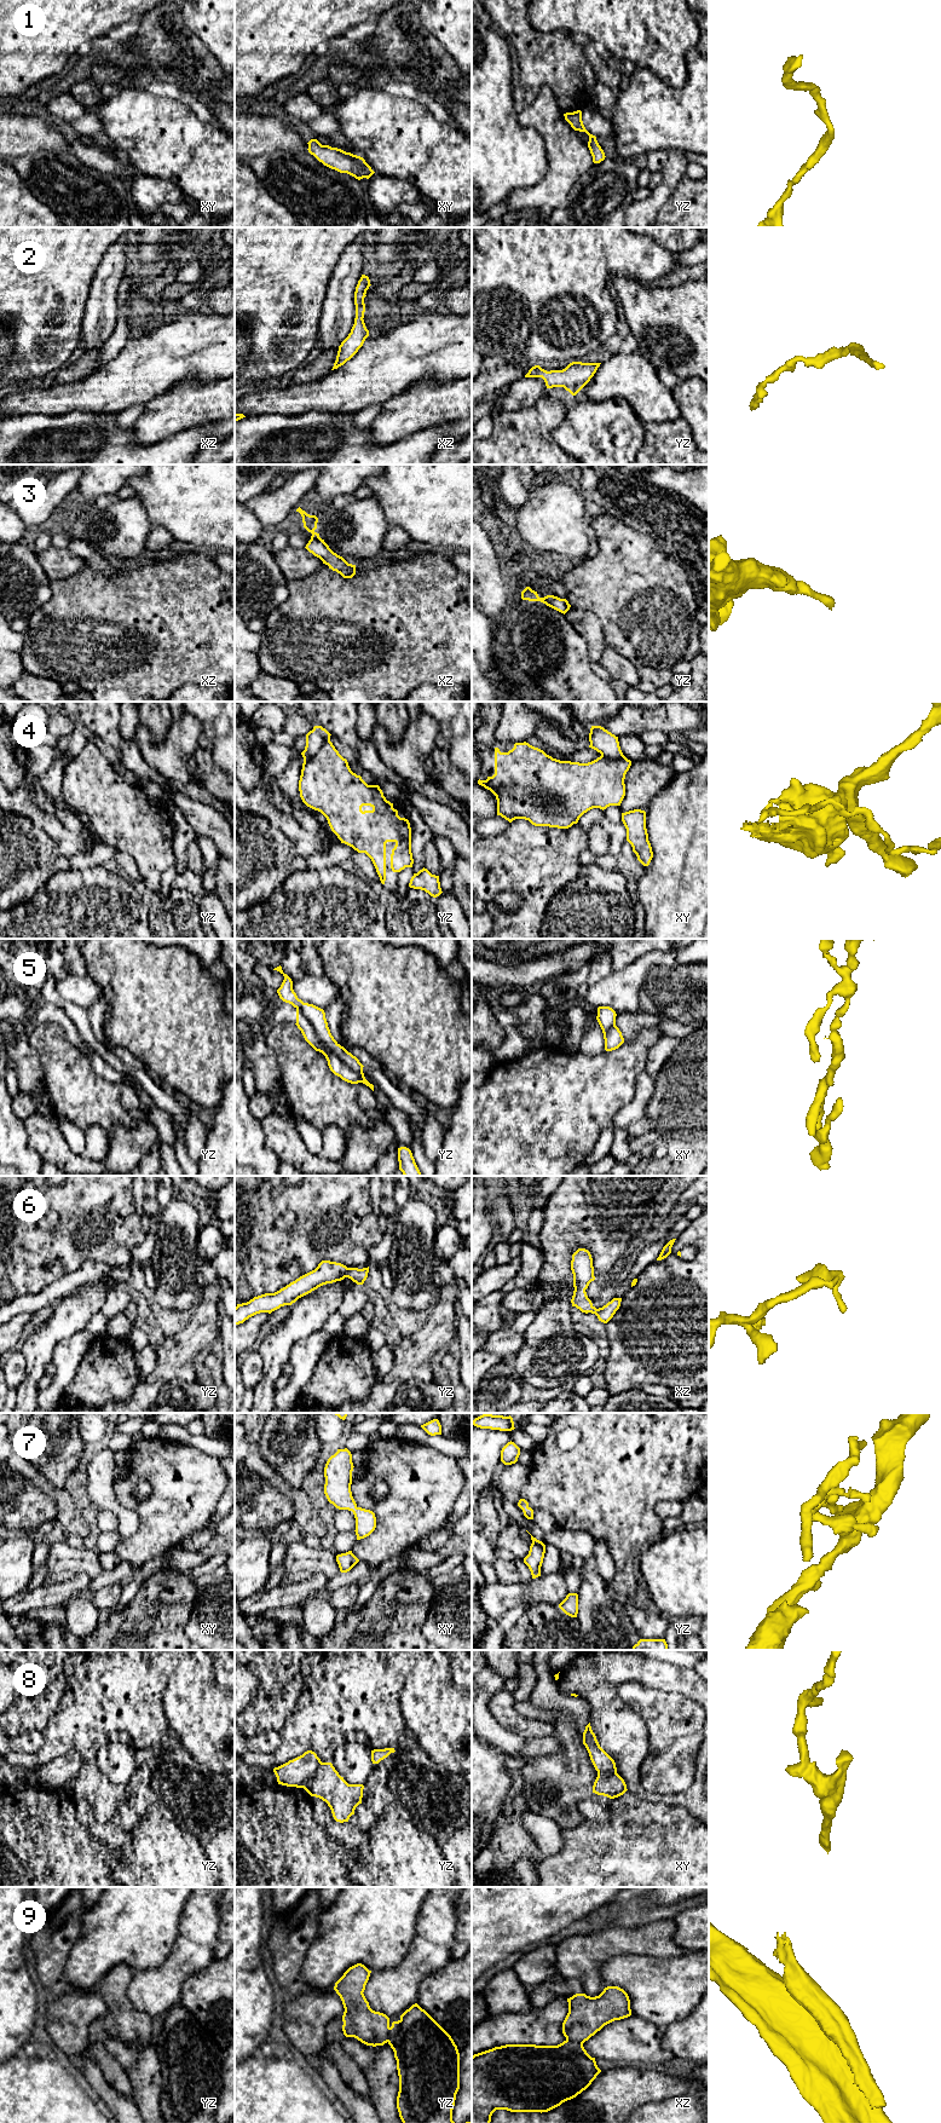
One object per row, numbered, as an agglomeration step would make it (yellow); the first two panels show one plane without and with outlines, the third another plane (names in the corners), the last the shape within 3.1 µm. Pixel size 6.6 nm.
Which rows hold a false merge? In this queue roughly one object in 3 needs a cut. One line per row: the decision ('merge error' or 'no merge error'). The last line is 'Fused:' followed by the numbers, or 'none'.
1: no merge error
2: no merge error
3: no merge error
4: merge error
5: merge error
6: no merge error
7: no merge error
8: merge error
9: merge error
Fused: 4, 5, 8, 9

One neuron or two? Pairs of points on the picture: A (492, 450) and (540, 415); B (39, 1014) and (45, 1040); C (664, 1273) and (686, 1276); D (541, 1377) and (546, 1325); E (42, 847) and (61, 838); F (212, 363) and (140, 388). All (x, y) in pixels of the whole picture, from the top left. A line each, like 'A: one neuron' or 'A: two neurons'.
A: one neuron
B: two neurons
C: one neuron
D: one neuron
E: two neurons
F: one neuron

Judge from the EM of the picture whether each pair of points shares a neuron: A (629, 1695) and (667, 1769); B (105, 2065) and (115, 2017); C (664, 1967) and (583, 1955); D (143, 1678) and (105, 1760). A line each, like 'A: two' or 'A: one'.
A: one
B: one
C: two
D: two

